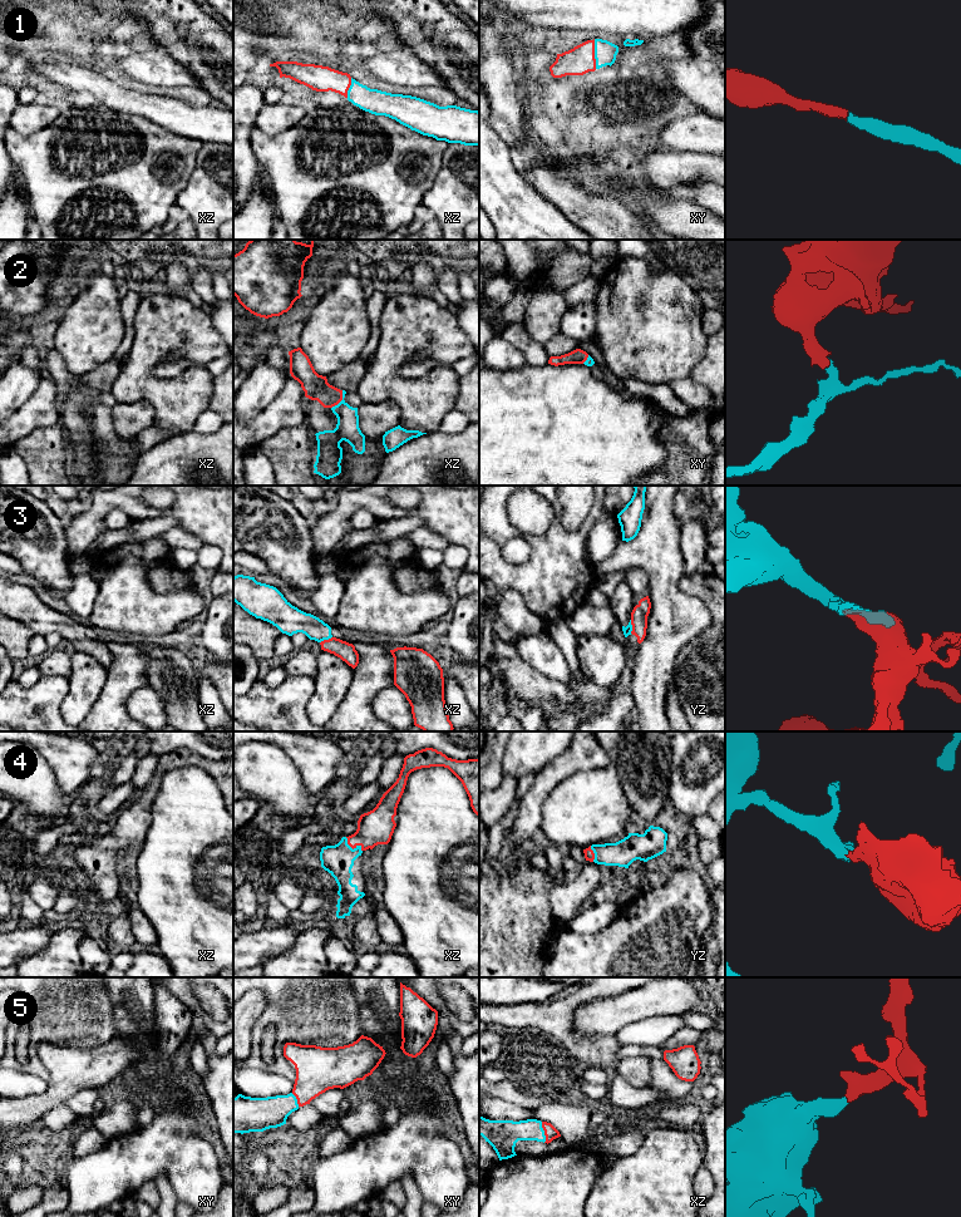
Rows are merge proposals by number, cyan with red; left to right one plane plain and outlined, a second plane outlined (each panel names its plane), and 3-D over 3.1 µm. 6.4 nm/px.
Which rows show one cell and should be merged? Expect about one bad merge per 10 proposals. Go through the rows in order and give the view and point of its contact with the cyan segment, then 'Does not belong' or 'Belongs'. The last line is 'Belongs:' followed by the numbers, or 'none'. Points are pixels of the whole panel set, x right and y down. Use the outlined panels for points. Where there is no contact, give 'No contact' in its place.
1: Touches cyan at xy (595, 54). Belongs
2: Touches cyan at xz (341, 400). Belongs
3: Touches cyan at yz (631, 626). Belongs
4: Touches cyan at xz (351, 848). Belongs
5: Touches cyan at xz (543, 1132). Belongs
Belongs: 1, 2, 3, 4, 5

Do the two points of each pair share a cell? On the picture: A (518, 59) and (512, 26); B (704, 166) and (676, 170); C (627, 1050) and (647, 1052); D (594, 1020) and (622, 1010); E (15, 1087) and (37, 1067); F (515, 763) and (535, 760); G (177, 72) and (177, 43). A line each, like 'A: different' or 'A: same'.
A: same
B: same
C: same
D: same
E: different
F: same
G: different

